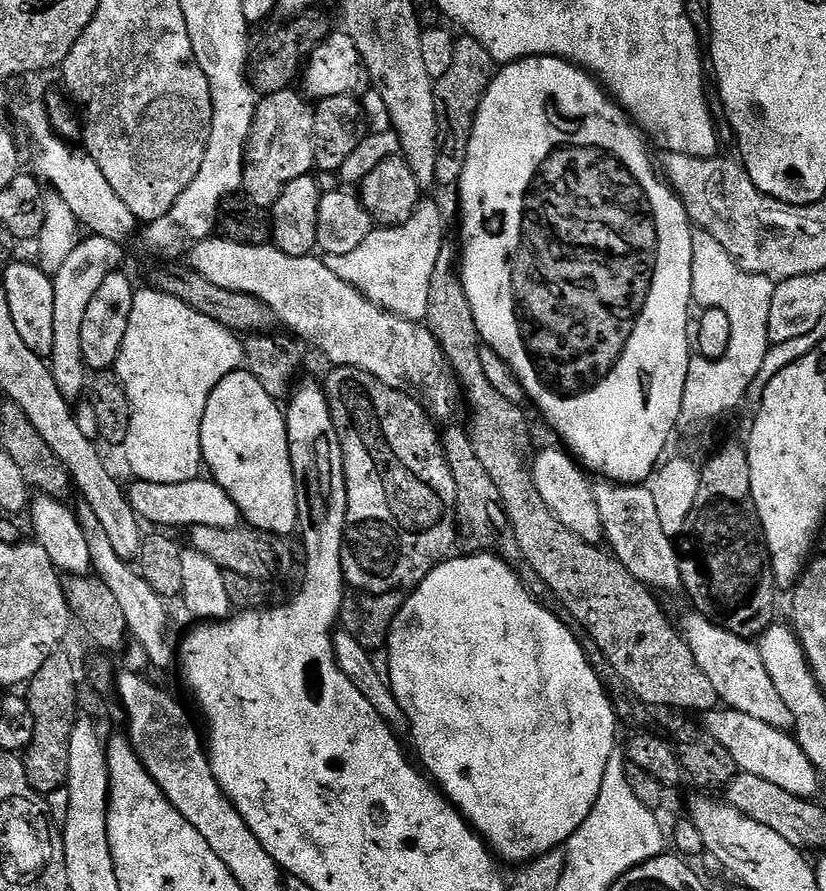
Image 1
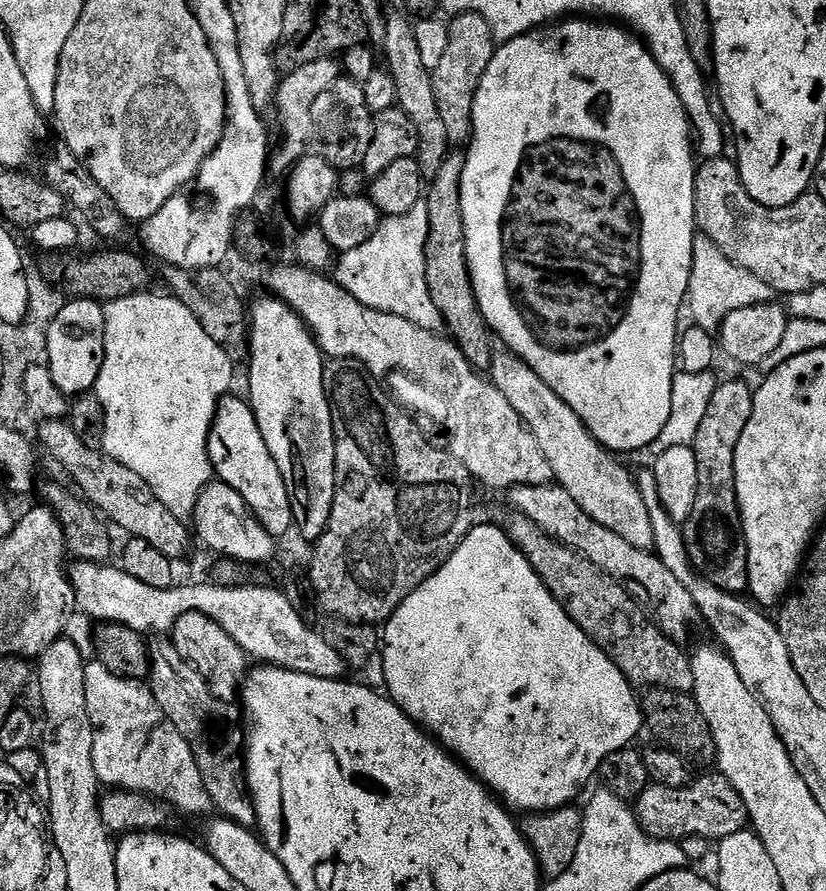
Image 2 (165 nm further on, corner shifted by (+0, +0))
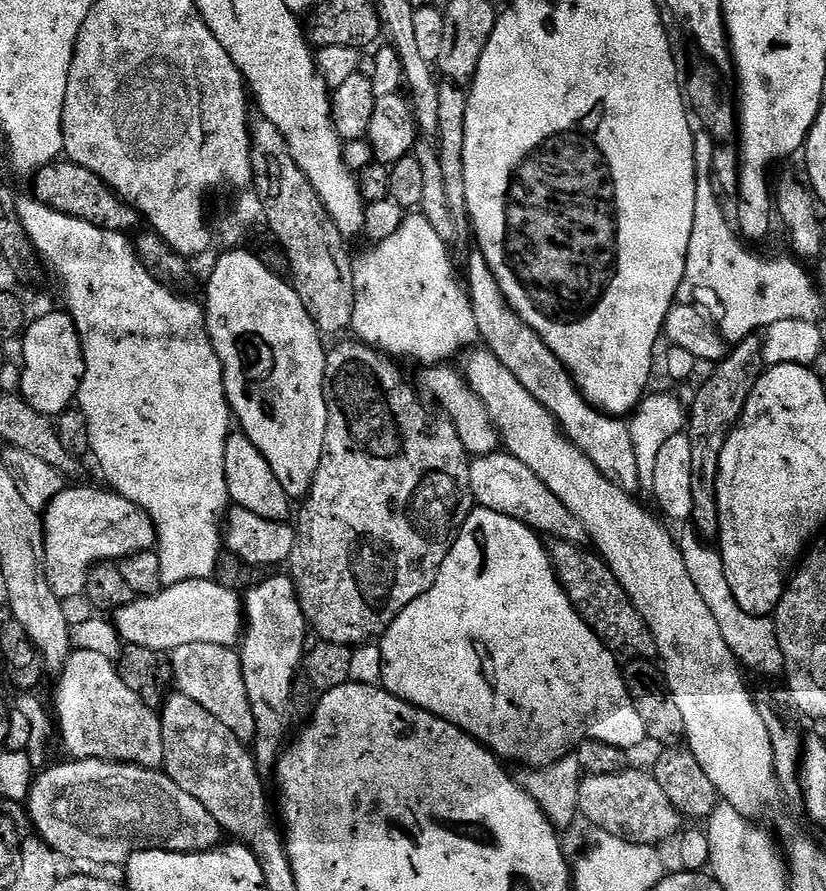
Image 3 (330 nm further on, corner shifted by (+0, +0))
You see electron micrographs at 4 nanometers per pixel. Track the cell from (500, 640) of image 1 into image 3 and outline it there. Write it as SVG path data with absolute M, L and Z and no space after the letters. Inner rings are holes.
M477 507L471 512L462 530L456 535L452 549L446 554L446 562L442 562L434 586L430 586L426 594L410 602L410 606L406 606L406 610L402 610L398 618L394 618L394 622L385 630L379 641L379 646L382 654L380 679L384 691L397 696L400 700L405 700L415 708L426 710L458 726L458 730L474 737L478 743L505 761L517 760L520 766L544 768L569 755L586 740L606 742L610 746L618 746L625 750L633 750L632 748L648 740L646 729L642 726L642 720L624 684L624 673L617 657L613 656L612 651L593 634L588 623L579 616L570 598L564 593L564 587L556 577L556 571L552 569L552 559L548 557L545 541L522 522L506 518L506 514L498 514L494 510L482 507Z

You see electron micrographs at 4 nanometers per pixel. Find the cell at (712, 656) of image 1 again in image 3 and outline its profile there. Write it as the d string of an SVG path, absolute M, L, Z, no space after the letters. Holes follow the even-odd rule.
M497 450L488 456L475 457L468 469L472 498L479 507L506 514L506 518L514 518L533 532L554 540L581 546L589 543L590 537L582 522L553 494L550 486L526 466L526 462L518 462L518 458L508 455L507 451Z

